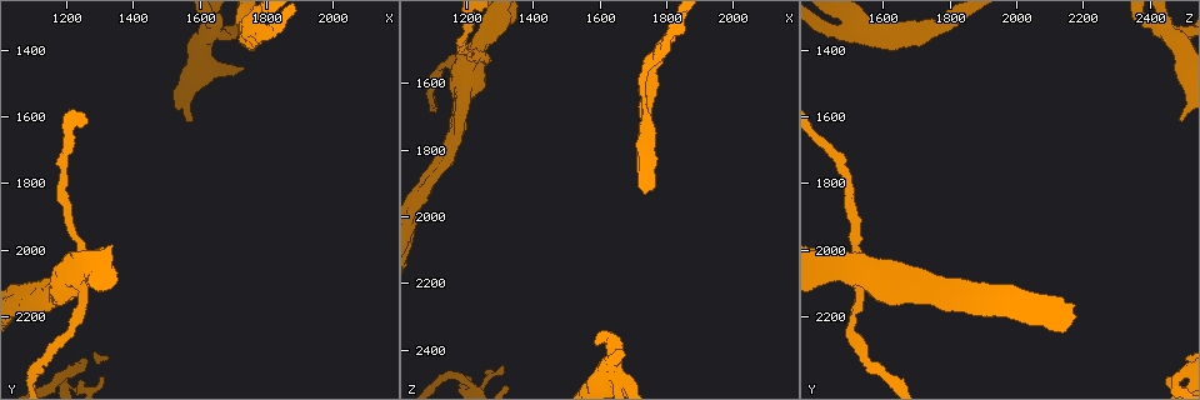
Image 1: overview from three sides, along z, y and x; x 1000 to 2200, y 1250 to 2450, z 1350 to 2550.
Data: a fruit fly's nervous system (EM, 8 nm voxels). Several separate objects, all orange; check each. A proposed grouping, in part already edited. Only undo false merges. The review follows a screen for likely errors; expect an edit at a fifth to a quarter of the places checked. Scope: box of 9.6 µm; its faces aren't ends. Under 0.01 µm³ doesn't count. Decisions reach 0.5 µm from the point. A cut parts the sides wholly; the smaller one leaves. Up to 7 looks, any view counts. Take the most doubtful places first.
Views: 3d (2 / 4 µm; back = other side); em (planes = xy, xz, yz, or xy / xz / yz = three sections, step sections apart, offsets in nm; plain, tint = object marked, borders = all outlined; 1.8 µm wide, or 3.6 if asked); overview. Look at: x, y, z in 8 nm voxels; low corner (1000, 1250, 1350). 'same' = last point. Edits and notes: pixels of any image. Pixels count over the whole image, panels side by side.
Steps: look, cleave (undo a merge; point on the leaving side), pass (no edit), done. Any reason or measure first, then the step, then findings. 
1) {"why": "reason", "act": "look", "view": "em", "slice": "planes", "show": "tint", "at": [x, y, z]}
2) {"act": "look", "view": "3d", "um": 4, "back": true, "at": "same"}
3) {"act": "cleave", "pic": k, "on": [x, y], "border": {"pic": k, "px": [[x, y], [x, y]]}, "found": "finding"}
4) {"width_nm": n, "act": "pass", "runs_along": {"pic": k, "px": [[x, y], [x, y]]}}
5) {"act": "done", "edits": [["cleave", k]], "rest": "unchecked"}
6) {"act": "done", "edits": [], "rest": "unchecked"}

{"why": "abrupt turn", "act": "look", "view": "em", "slice": "yz", "step": 16, "show": "tint", "at": [1620, 1350, 2460]}

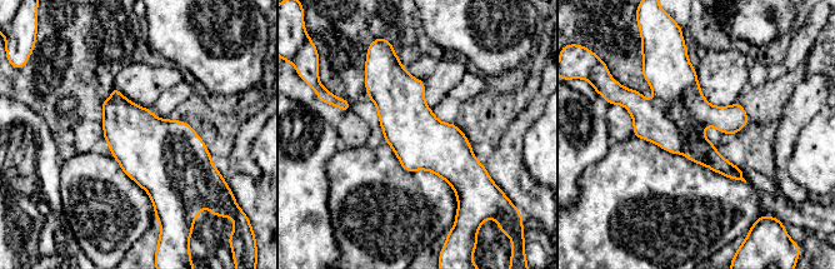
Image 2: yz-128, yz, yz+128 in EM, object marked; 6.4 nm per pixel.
{"act": "look", "view": "em", "slice": "planes", "show": "tint", "at": "same"}

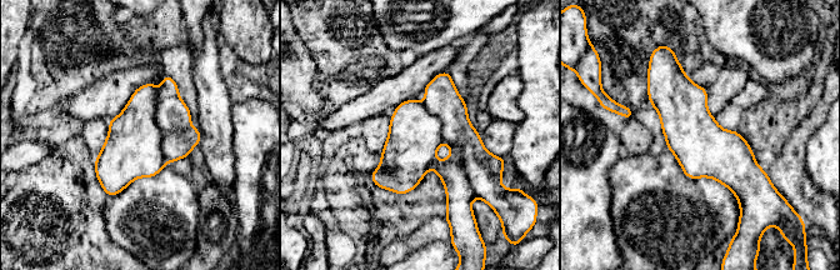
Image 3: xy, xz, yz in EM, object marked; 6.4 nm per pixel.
{"width_nm": 360, "act": "cleave", "pic": 3, "on": [133, 149], "found": "two neurons meet here"}

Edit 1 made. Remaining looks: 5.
{"why": "see it whole again", "act": "look", "view": "overview"}

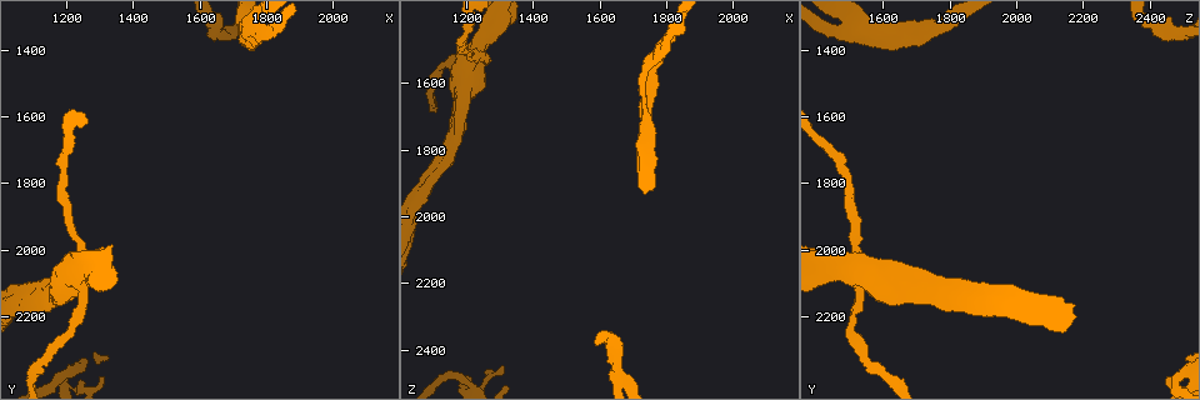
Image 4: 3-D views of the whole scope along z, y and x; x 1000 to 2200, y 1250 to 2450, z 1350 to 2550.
{"why": "arms run side by side", "act": "look", "view": "em", "slice": "xy", "step": 8, "show": "tint", "at": [1740, 1350, 1740]}

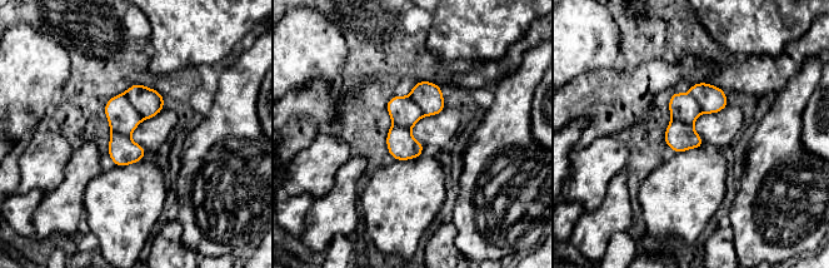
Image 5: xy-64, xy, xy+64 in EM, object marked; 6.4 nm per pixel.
{"act": "look", "view": "em", "slice": "yz", "step": 8, "show": "tint", "at": "same"}

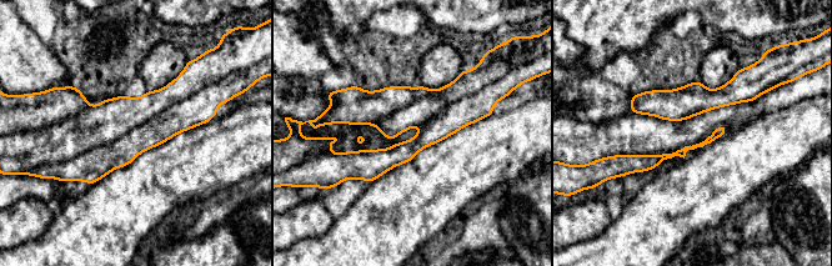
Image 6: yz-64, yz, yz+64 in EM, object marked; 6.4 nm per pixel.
{"act": "pass", "runs_along": {"pic": 6, "px": [[484, 113], [352, 110], [340, 116]]}, "found": "all the same neuron"}

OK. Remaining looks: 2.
{"why": "three-way junction", "act": "look", "view": "em", "slice": "xy", "step": 16, "show": "tint", "at": [1780, 1360, 1500]}

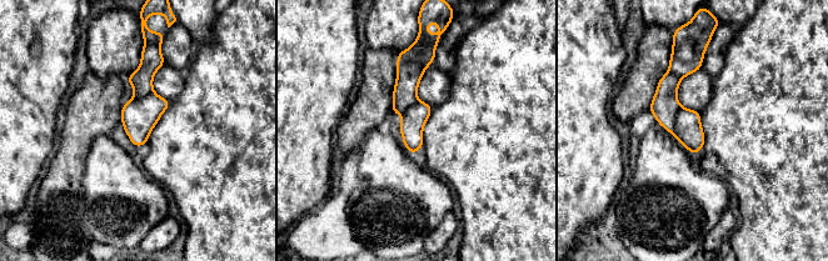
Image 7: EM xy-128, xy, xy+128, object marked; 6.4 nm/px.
{"act": "look", "view": "em", "slice": "planes", "show": "tint", "at": "same"}

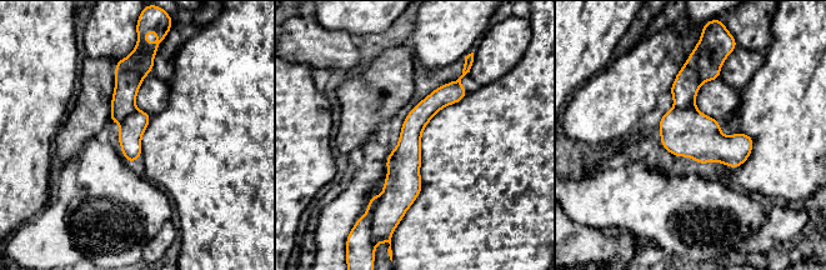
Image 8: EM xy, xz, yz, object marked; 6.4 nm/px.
{"act": "pass", "runs_along": {"pic": 8, "px": [[457, 83], [412, 126], [396, 213]]}, "found": "all the same neuron"}

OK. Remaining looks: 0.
{"act": "done", "edits": [["cleave", 3]], "rest": "unchecked"}

